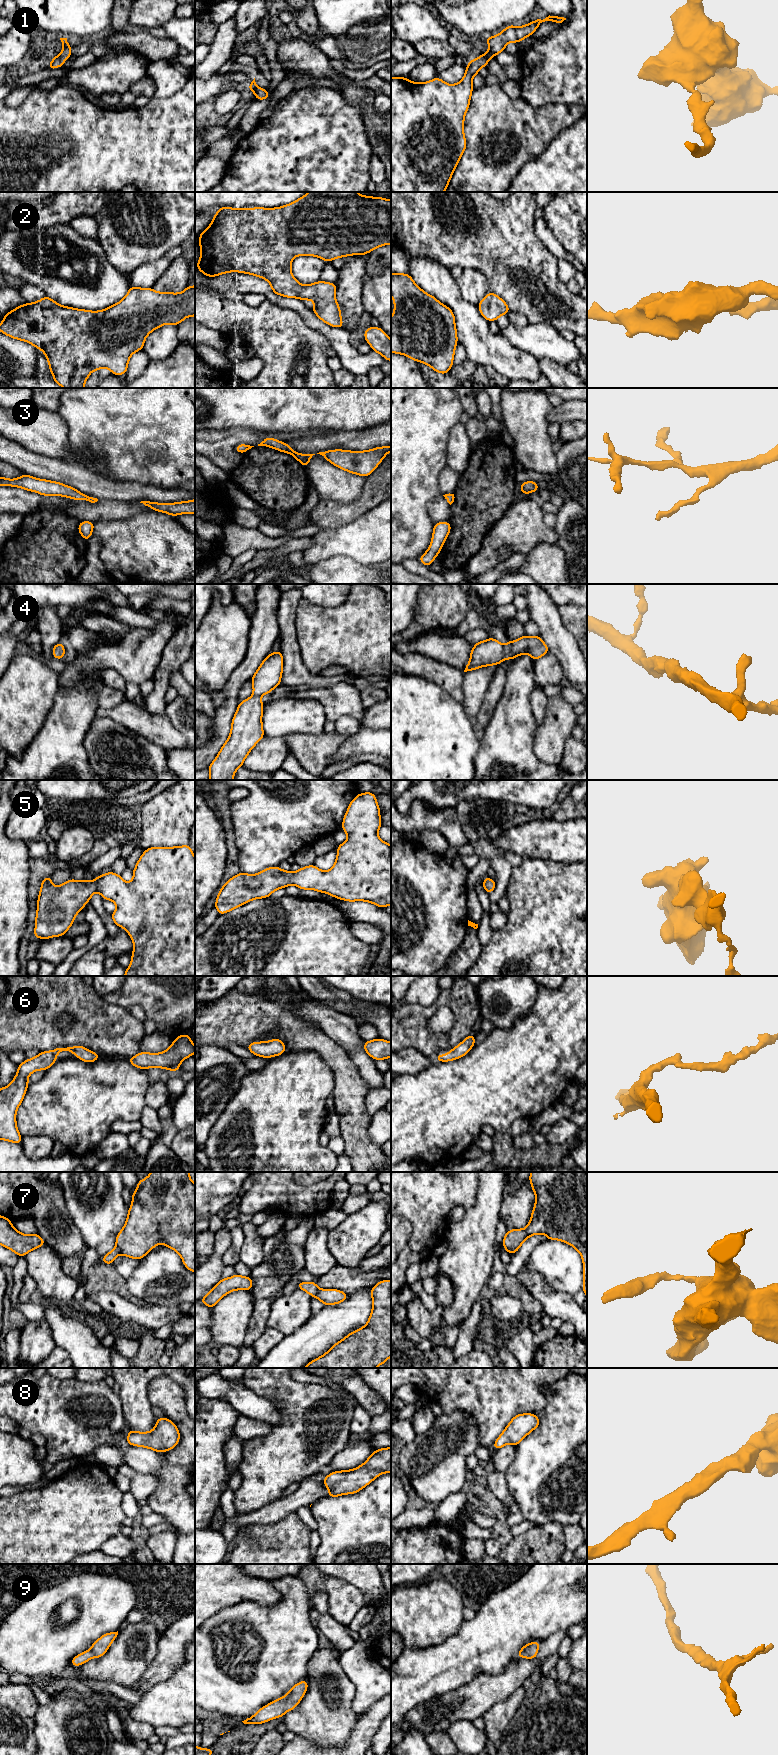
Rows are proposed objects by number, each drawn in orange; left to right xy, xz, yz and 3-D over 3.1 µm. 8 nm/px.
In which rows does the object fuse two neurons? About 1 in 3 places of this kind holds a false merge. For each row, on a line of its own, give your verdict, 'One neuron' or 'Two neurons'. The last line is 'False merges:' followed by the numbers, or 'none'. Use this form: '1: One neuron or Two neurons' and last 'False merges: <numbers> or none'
1: One neuron
2: One neuron
3: One neuron
4: One neuron
5: One neuron
6: One neuron
7: Two neurons
8: One neuron
9: One neuron
False merges: 7

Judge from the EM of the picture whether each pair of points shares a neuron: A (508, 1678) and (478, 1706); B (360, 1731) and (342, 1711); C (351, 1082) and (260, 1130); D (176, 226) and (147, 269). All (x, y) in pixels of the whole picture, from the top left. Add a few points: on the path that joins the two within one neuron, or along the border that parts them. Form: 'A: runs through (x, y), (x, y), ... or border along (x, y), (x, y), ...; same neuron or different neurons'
A: runs through (501, 1685), (485, 1699); same neuron
B: border along (359, 1714), (358, 1720), (344, 1744); different neurons
C: border along (331, 1068), (333, 1076), (332, 1092); different neurons
D: border along (164, 255), (137, 266), (131, 272); different neurons

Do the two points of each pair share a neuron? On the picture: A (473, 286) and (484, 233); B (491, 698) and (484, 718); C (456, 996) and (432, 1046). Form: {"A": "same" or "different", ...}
{"A": "different", "B": "same", "C": "same"}

